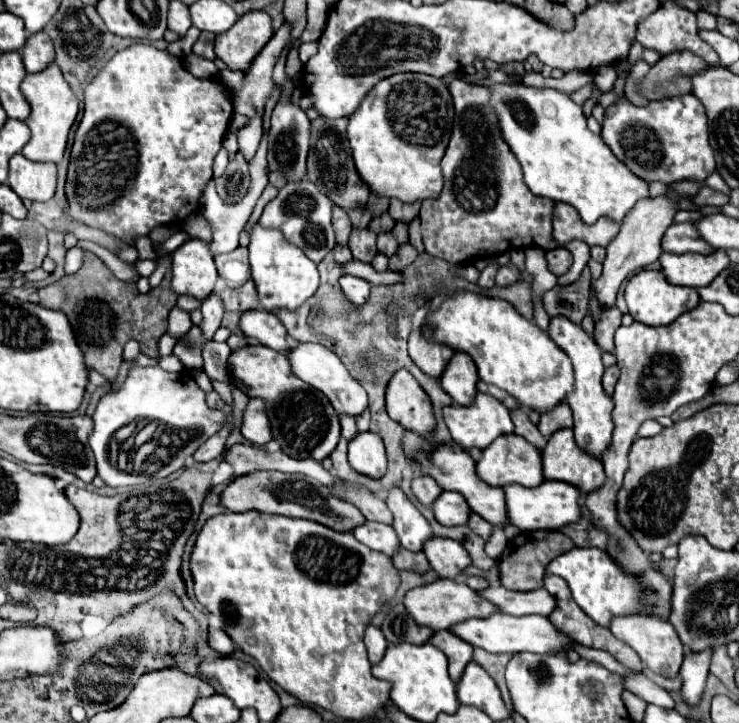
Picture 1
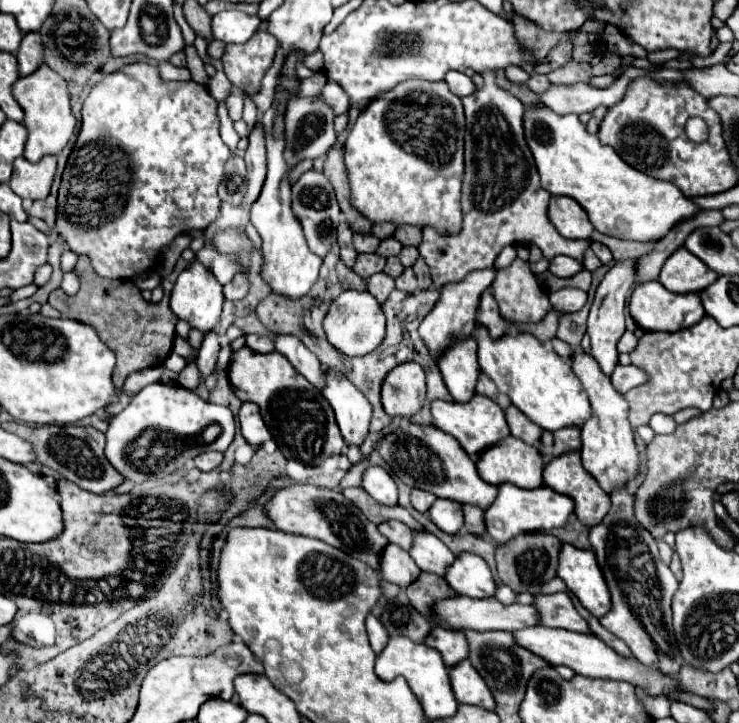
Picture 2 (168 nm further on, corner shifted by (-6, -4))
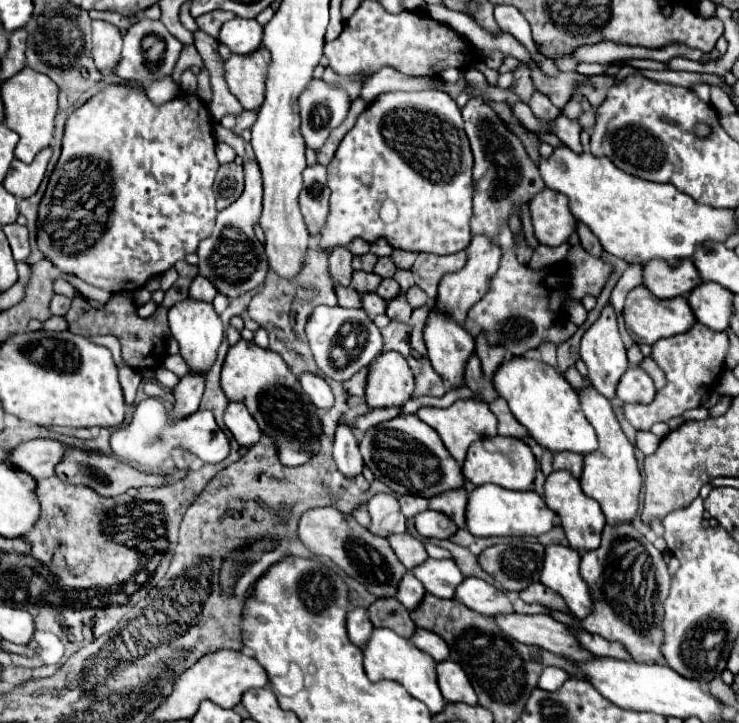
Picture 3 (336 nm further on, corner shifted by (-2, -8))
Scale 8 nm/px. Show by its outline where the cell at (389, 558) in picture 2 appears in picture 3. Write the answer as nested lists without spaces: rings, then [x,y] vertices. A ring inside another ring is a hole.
[[[405,571],[403,579],[399,581],[399,591],[395,597],[411,611],[417,607],[417,603],[421,603],[423,595],[425,595],[423,583],[419,583],[419,579],[415,579],[415,575],[411,575],[411,571]]]

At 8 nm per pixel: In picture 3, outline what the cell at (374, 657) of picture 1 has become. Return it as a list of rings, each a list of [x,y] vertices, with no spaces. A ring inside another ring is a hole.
[[[353,609],[347,615],[347,631],[349,631],[349,639],[357,645],[357,647],[365,647],[367,639],[371,637],[371,621],[367,619],[367,611],[365,609]]]

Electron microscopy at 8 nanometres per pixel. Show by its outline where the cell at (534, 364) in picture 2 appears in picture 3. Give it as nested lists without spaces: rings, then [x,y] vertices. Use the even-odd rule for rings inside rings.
[[[511,357],[505,359],[495,375],[493,387],[499,397],[509,403],[515,419],[527,427],[531,437],[549,451],[575,451],[589,453],[597,447],[595,429],[581,411],[577,391],[565,381],[565,377],[551,365],[529,359],[529,357]]]

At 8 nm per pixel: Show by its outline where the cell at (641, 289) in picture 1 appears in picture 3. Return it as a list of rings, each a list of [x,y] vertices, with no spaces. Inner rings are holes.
[[[639,285],[635,287],[627,299],[625,299],[625,309],[623,309],[623,319],[627,325],[629,335],[633,337],[635,343],[647,343],[653,345],[657,339],[663,337],[671,337],[671,335],[679,335],[689,331],[695,325],[695,315],[691,311],[691,305],[687,303],[685,297],[675,297],[675,299],[657,299],[647,287]]]

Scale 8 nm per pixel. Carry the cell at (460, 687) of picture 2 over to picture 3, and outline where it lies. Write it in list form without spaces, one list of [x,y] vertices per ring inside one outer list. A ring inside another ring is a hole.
[[[451,659],[437,663],[437,681],[445,701],[463,701],[467,705],[477,705],[477,695],[459,663]]]

